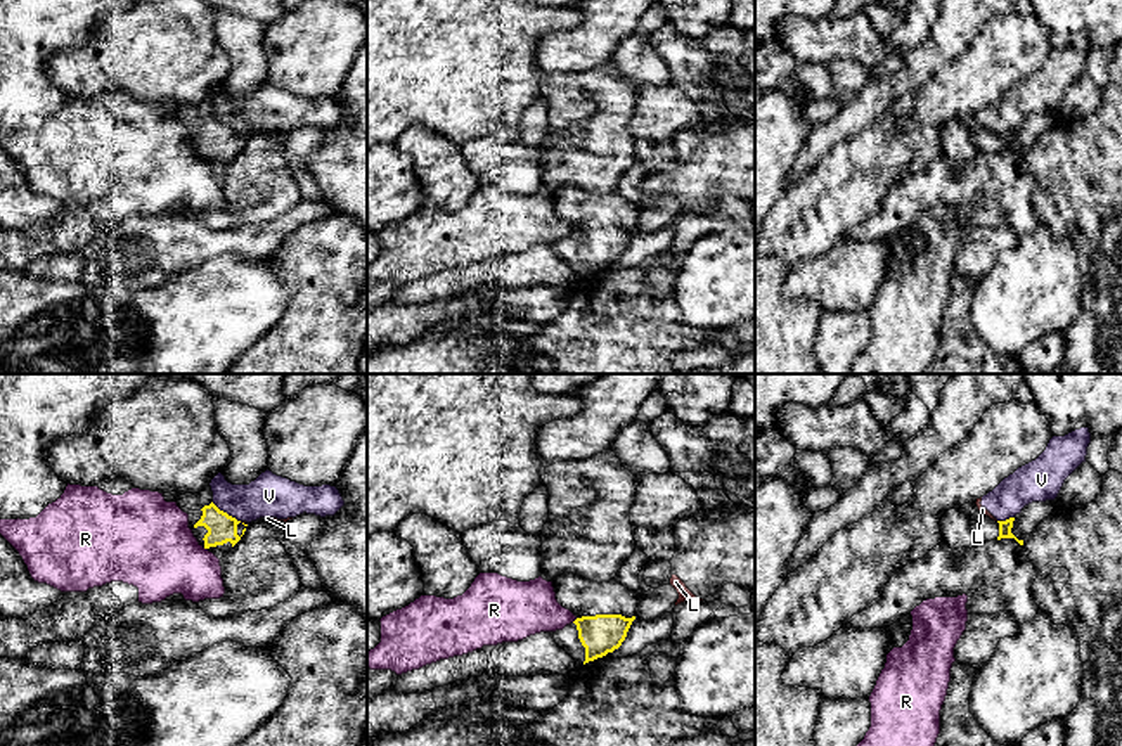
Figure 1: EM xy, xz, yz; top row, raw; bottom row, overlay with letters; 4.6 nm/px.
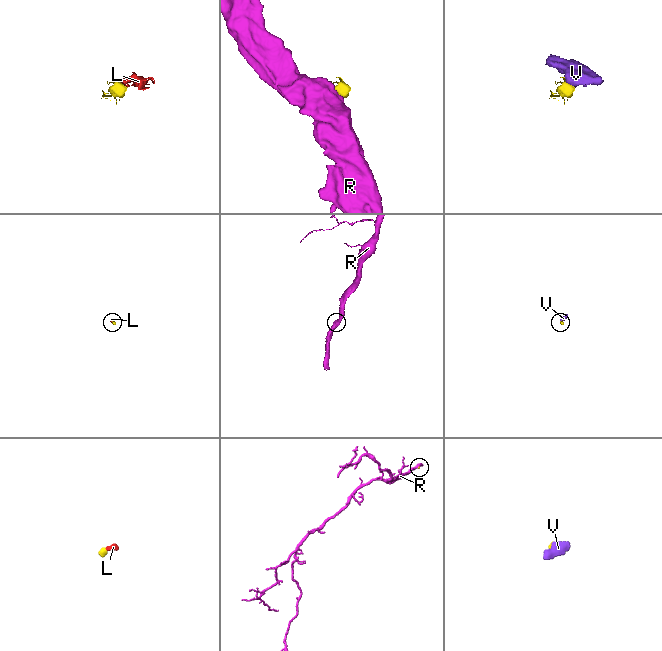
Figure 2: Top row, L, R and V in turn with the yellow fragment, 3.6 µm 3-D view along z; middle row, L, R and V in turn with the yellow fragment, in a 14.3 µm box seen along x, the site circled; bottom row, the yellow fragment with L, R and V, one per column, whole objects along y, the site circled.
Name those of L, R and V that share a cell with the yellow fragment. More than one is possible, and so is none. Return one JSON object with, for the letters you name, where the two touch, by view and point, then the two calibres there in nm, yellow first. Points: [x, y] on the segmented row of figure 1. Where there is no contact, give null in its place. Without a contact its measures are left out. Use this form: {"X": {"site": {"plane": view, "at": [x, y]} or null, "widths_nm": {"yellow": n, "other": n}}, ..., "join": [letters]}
{"join": []}

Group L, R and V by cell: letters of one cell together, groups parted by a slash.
L V / R

